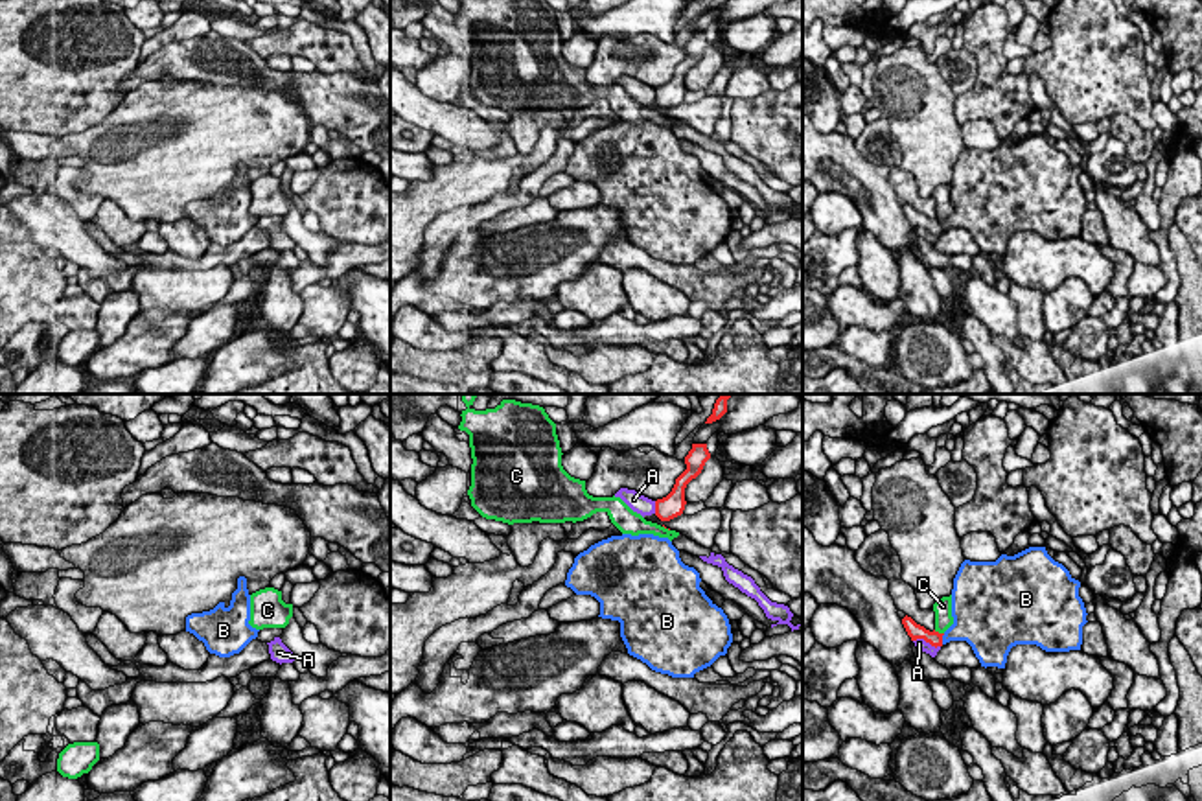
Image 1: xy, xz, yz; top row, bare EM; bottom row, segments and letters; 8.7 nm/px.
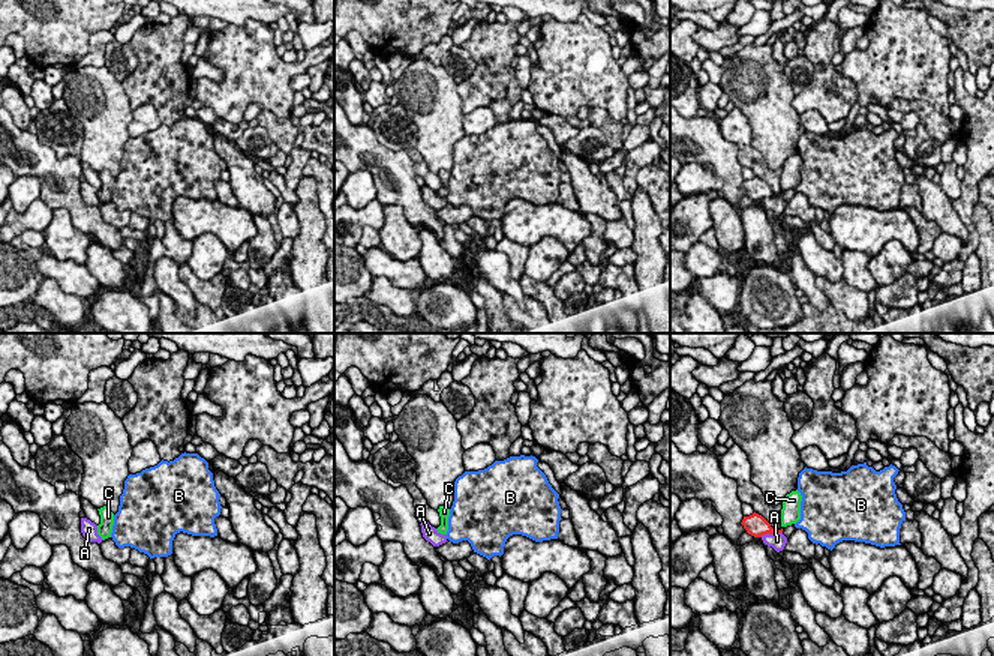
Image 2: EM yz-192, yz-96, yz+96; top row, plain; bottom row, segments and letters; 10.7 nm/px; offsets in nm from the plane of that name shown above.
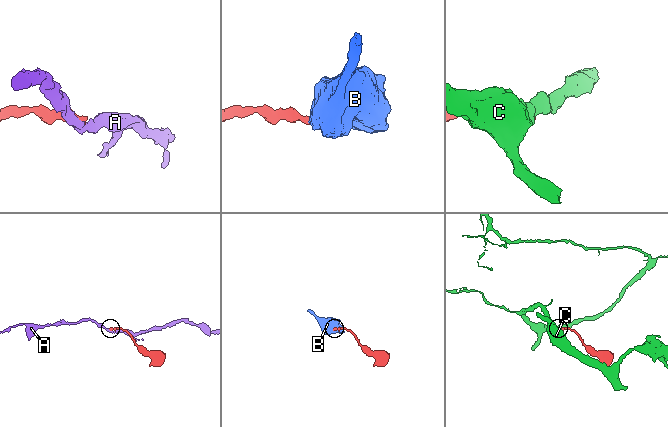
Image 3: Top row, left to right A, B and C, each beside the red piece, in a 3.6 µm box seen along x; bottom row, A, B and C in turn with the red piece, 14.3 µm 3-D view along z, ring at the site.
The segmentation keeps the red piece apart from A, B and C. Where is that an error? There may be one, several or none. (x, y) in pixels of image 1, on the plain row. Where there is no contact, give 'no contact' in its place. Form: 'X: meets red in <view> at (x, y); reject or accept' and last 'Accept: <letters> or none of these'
A: meets red in yz at (926, 229); reject
B: meets red in yz at (941, 227); accept
C: meets red in yz at (937, 220); reject
Accept: B

